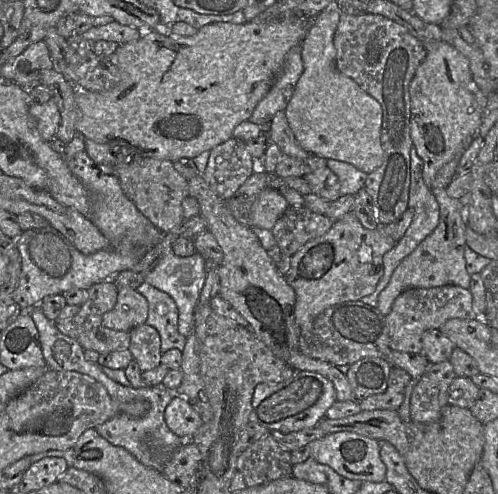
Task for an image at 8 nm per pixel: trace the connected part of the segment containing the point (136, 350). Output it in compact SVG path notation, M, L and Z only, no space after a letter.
M145 323L135 327L129 333L129 351L140 370L146 372L158 367L161 364L162 357L158 331Z

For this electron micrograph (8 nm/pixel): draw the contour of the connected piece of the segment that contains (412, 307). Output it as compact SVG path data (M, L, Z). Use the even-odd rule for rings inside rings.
M454 285L407 289L395 299L390 313L385 317L388 327L389 346L392 351L422 354L422 336L426 331L439 330L450 319L477 320L478 318L480 316L473 309L472 294L468 289Z

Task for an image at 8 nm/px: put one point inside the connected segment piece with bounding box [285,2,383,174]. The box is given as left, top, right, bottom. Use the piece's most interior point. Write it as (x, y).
(329, 114)

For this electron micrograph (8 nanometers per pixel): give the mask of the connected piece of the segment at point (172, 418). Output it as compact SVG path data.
M175 395L165 409L168 428L183 440L191 440L204 423L201 416L187 398Z

